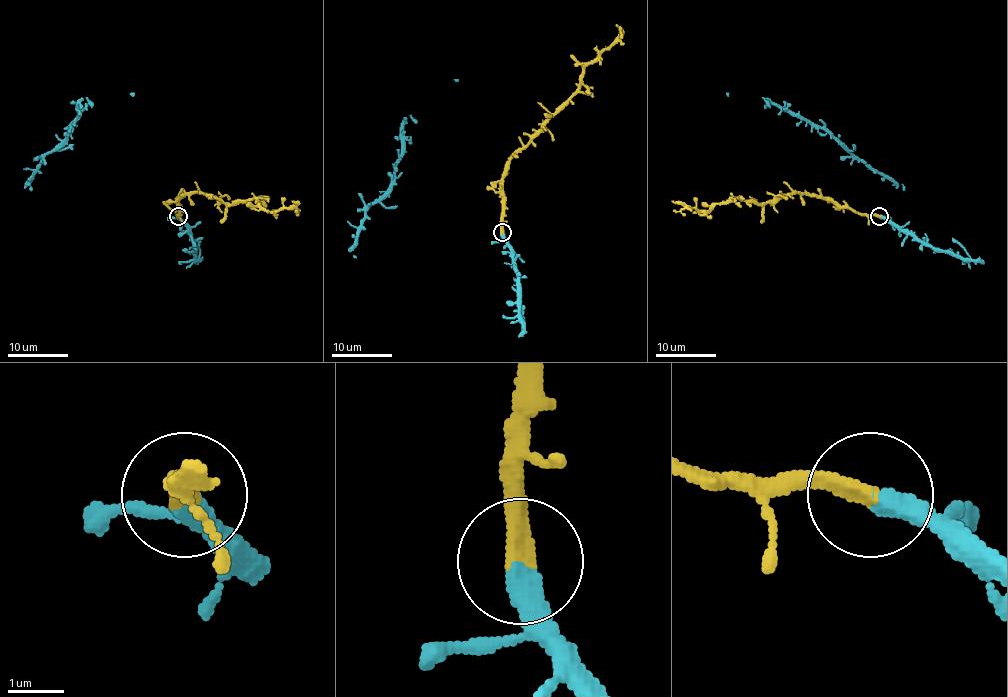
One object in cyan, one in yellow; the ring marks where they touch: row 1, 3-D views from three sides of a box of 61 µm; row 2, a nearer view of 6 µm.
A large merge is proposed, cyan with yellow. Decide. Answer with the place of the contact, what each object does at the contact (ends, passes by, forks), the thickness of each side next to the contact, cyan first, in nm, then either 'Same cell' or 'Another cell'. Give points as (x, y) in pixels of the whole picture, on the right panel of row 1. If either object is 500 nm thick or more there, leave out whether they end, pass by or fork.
Place: (879, 216). At the ring cyan ends. At the ring yellow ends. Thickness 440 nm (cyan) against 360 nm. Same cell

